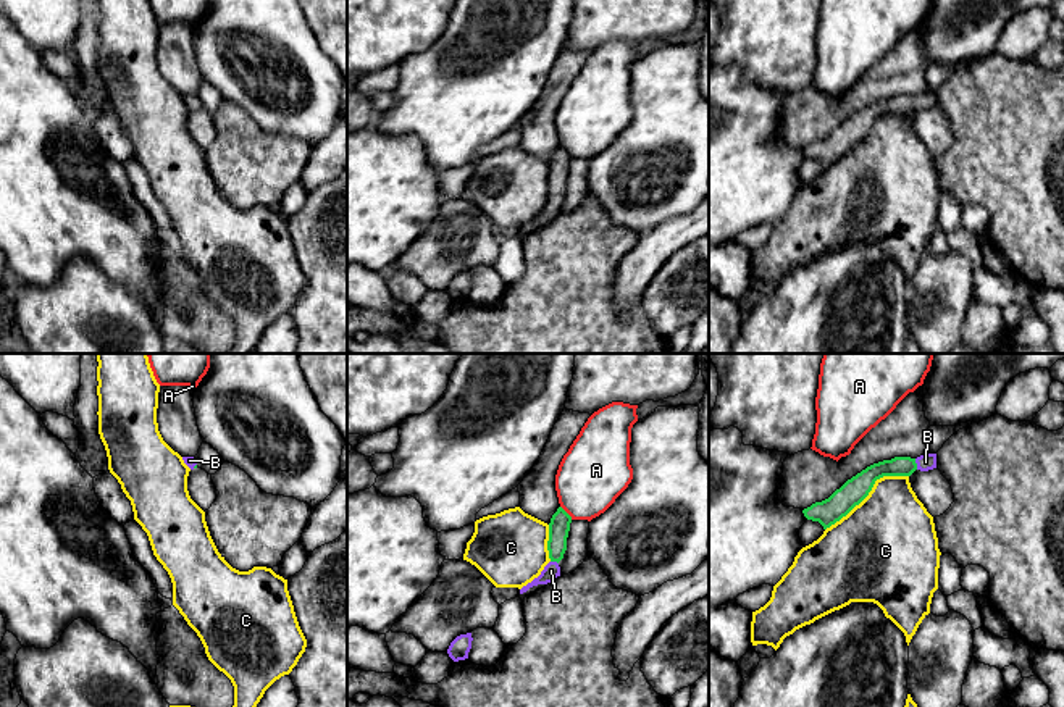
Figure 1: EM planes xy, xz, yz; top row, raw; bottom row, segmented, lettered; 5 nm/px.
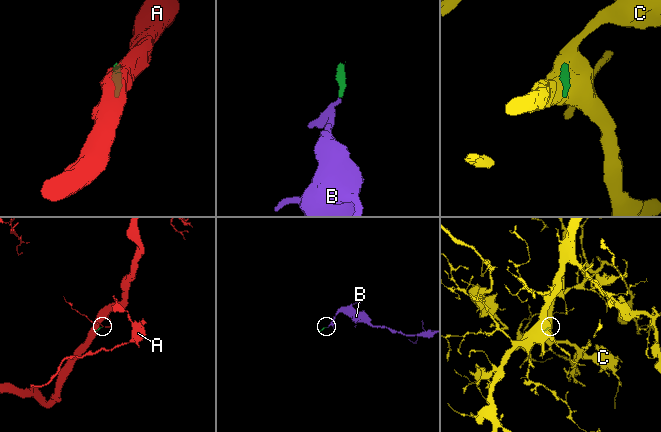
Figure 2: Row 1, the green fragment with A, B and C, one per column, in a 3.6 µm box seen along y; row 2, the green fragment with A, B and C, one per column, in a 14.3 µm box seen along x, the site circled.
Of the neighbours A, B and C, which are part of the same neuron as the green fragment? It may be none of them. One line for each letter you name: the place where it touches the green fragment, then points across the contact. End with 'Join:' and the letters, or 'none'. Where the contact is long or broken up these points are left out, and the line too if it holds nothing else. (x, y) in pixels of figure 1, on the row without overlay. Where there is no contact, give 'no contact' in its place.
B: yz (916, 102) | across yz (900, 104), (916, 102), (925, 100)
Join: B

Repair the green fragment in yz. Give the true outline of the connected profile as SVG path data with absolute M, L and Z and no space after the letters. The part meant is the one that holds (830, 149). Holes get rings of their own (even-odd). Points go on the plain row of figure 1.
M924 92L917 97L894 95L873 102L848 118L828 137L804 147L807 158L819 160L823 168L830 166L859 144L872 129L877 118L883 115L911 115L915 108L936 107L936 92Z

